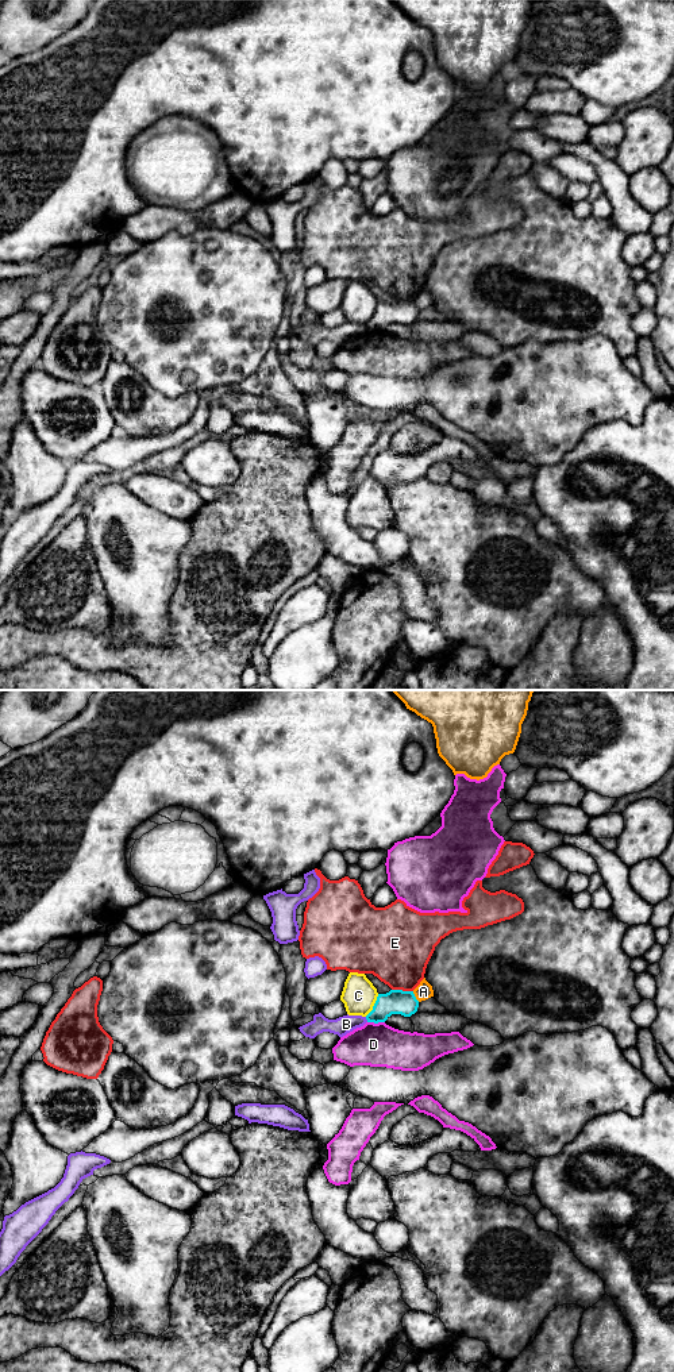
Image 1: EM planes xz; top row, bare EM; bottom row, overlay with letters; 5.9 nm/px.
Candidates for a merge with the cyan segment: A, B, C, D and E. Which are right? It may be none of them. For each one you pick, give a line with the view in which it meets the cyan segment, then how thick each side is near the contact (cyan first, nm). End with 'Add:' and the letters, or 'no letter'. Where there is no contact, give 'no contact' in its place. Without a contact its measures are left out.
Add: no letter

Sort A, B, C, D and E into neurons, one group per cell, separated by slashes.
A / B / C / D / E

